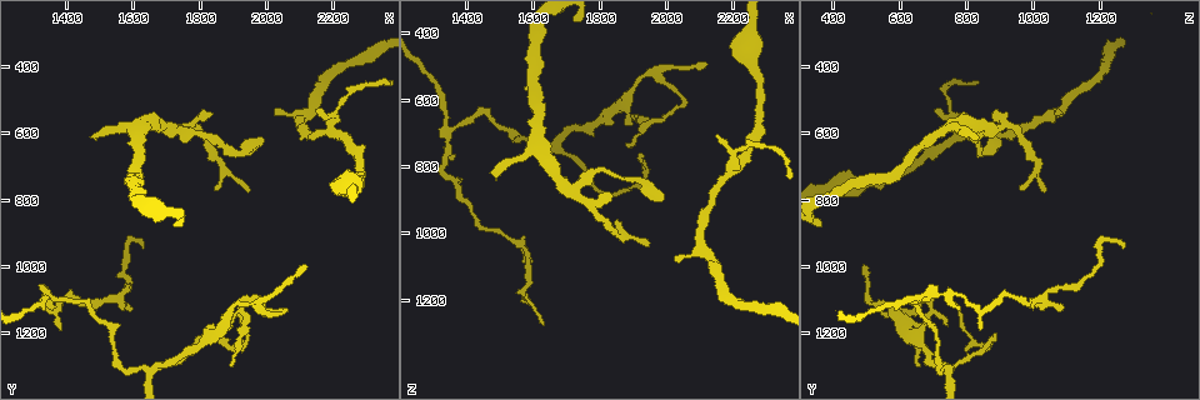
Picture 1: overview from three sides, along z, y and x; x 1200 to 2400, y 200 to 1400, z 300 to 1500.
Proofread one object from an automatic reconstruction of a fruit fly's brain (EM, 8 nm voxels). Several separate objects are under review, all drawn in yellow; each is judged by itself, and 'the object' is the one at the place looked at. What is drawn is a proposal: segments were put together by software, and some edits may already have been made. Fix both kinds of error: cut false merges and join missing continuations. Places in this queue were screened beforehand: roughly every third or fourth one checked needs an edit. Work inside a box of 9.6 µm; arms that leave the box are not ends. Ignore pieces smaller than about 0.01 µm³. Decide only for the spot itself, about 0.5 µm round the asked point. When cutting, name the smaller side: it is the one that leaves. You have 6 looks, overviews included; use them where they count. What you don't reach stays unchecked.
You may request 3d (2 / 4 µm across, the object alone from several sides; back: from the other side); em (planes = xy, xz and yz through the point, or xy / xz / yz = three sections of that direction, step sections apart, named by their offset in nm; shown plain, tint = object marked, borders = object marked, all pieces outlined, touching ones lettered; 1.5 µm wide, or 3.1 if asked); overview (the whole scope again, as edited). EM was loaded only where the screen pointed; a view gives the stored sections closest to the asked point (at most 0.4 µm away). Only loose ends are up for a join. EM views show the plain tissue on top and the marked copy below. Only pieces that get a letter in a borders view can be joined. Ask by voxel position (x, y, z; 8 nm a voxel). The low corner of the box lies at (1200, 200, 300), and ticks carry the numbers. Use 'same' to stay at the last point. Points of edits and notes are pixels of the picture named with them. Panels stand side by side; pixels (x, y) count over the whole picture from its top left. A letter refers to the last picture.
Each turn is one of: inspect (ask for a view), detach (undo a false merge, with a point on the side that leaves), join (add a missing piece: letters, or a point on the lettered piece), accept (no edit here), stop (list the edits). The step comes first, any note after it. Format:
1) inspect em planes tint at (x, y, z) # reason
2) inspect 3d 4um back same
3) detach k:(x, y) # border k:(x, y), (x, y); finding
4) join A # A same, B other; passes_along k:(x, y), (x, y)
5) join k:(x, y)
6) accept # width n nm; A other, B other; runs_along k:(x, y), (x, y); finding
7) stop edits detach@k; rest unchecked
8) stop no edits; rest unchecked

inspect em xz step 4 tint at (1960, 1110, 520) # sudden change in width

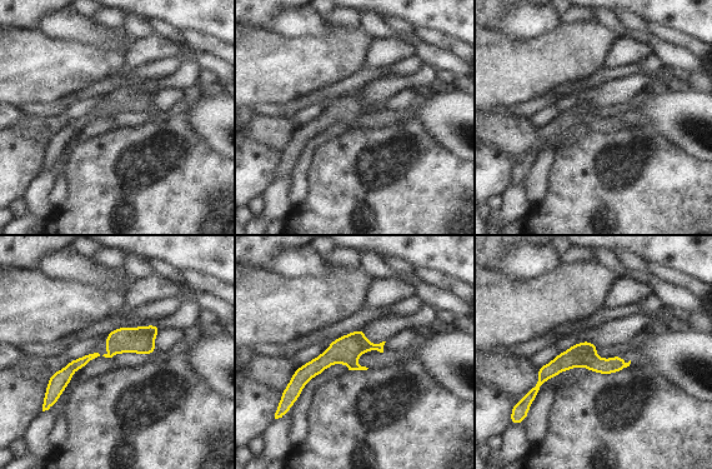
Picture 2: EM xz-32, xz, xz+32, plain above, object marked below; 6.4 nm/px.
inspect em planes tint same # cut it another way

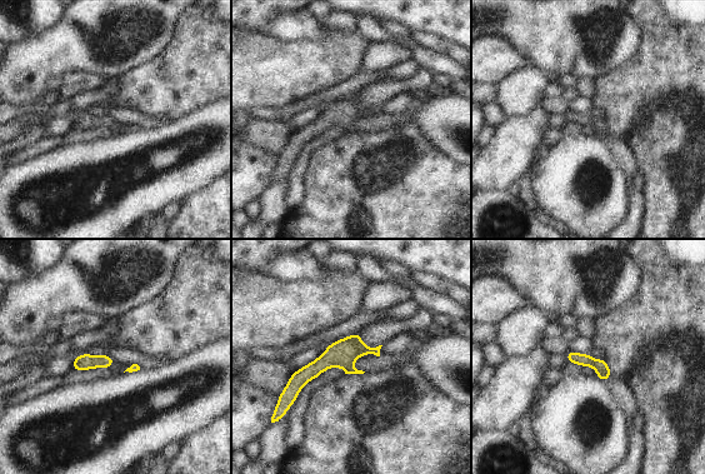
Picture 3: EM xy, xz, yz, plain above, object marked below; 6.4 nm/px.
inspect em planes borders same

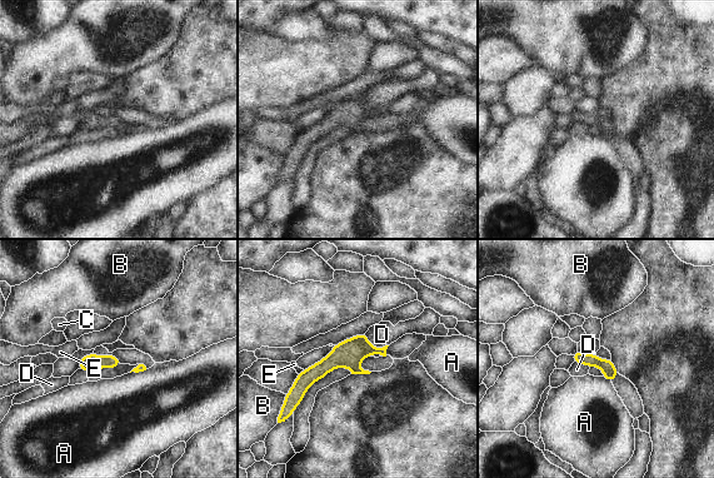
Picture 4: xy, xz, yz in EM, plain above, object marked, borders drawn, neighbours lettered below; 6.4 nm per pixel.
accept # A other, B other, C other, D other, E other; runs_along 4:(383, 350), (335, 358), (294, 398); all the same neuron

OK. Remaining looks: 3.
inspect 3d 4um at (2150, 530, 700) # an open end

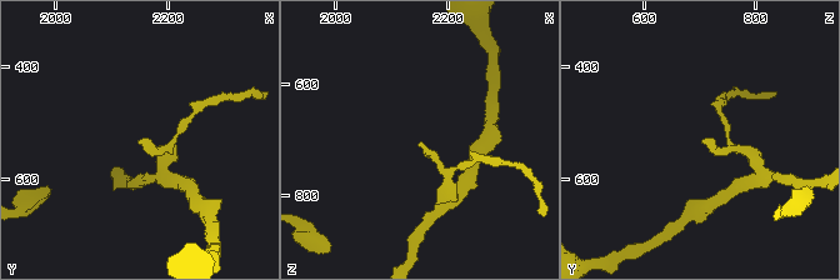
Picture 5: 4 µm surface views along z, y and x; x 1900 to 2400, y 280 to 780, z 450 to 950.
inspect em xz step 4 tint at (2150, 530, 705) # shape alone is not enough

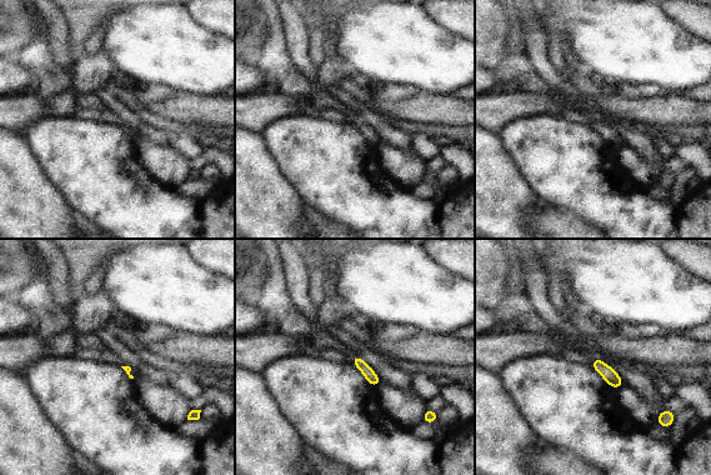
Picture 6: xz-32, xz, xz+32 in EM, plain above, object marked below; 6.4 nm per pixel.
inspect em planes borders same # cut it another way

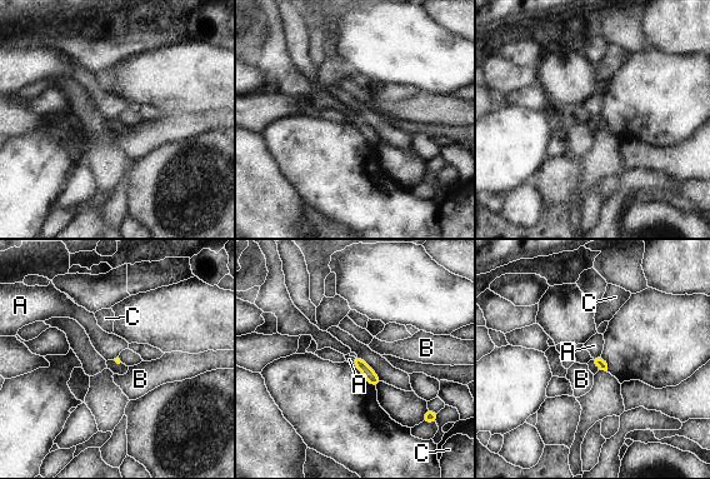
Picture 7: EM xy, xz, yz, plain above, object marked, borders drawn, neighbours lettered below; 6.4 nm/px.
accept # longest_contact A 60 nm; A other, B other, C other; border 7:(600, 355), (593, 358); none of them fits

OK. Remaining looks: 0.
stop no edits; rest unchecked

